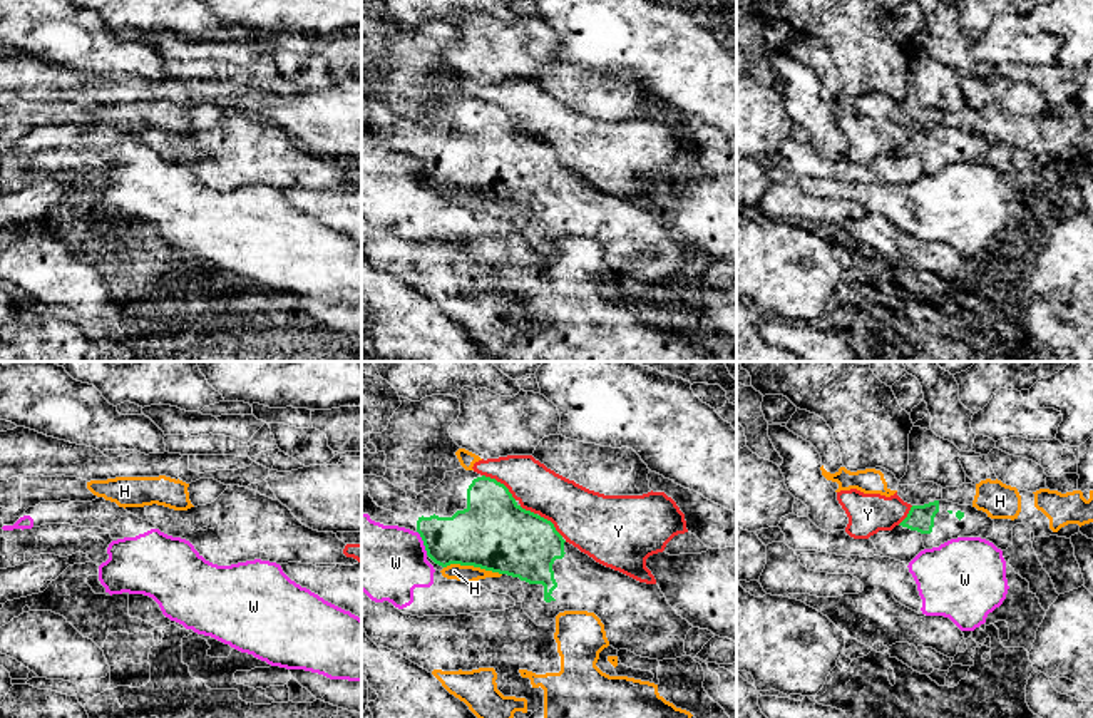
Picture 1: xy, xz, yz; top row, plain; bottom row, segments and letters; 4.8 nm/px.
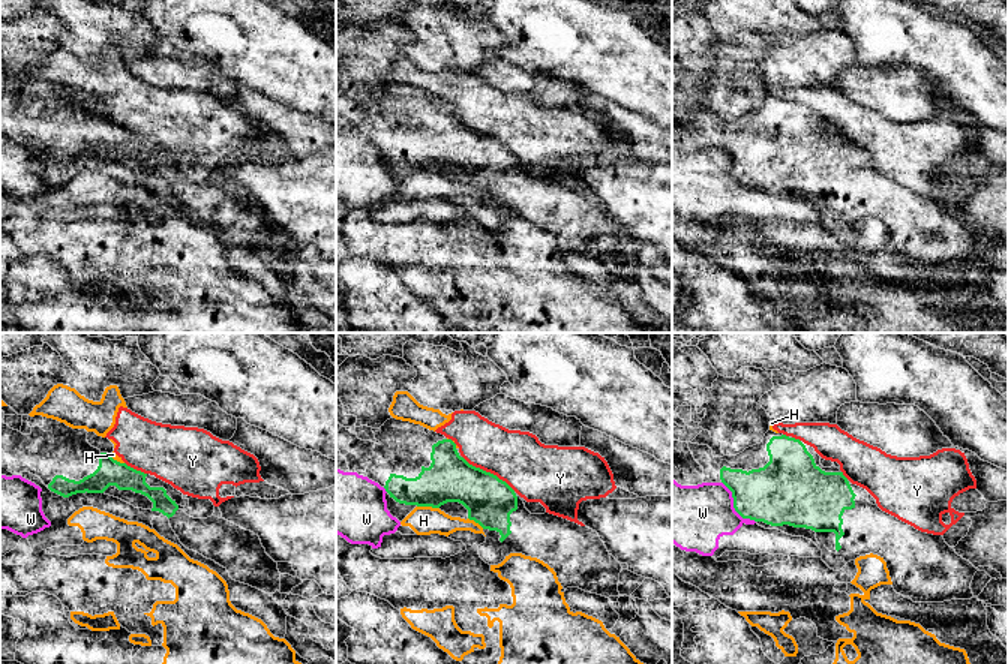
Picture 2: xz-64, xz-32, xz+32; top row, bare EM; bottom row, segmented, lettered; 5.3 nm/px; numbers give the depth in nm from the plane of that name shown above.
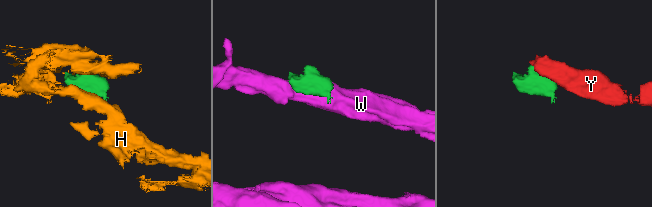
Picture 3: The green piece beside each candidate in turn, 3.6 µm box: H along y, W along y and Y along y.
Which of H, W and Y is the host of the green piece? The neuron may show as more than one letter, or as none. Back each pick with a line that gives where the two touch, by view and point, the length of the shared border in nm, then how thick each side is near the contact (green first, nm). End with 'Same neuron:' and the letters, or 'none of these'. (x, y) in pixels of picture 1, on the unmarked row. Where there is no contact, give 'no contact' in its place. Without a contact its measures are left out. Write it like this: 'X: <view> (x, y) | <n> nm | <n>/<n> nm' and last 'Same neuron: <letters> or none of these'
Same neuron: none of these

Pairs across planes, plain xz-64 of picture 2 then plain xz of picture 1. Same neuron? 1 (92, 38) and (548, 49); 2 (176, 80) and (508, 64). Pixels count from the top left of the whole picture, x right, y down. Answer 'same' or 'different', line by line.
1: same
2: different

